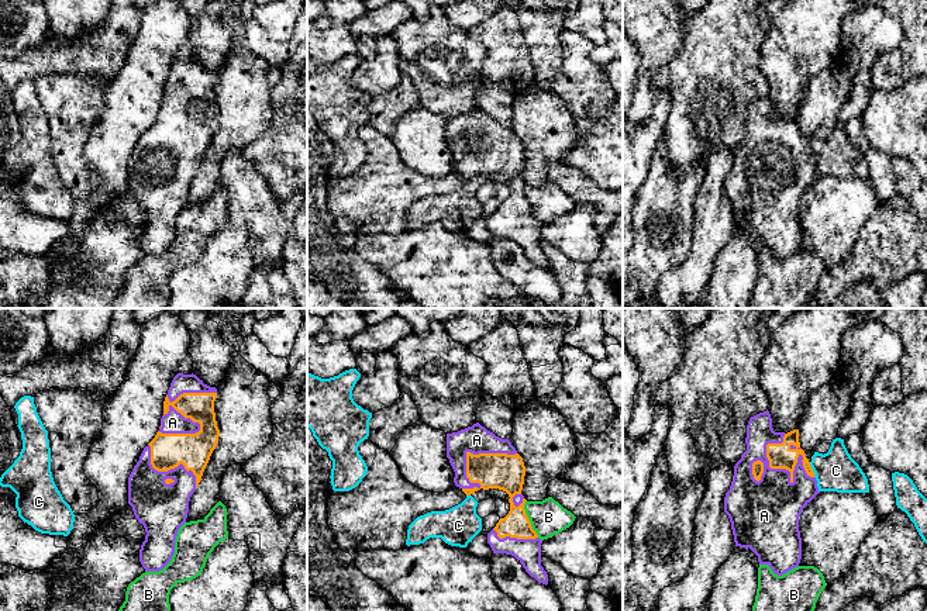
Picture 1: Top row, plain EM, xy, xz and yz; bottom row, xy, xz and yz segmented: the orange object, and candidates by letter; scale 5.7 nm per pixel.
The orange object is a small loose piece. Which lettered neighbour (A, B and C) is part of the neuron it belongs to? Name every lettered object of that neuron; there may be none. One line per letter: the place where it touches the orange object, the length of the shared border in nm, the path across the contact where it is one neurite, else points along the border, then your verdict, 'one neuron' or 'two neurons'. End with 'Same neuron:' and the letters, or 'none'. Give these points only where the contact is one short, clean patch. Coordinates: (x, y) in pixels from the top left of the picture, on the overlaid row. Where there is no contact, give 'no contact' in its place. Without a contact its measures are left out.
A: xy (185, 417) | 400 nm | one neuron
B: xz (527, 518) | 220 nm | two neurons
C: yz (812, 469) | 100 nm | along yz (809, 462), (816, 476) | two neurons
Same neuron: A

